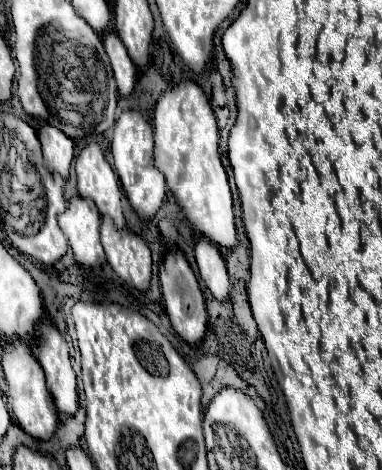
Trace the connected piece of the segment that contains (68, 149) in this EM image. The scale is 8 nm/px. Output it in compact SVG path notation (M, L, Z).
M42 125L38 139L42 143L46 167L52 173L60 173L64 179L68 179L70 163L72 163L72 157L74 157L72 139L66 137L60 129L56 129L52 125Z

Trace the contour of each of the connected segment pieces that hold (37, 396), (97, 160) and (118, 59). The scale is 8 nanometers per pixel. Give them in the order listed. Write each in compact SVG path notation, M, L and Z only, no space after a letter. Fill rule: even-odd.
M12 341L10 345L6 345L4 353L2 353L2 369L4 369L4 377L8 381L8 405L14 411L18 425L34 439L48 441L56 431L58 411L54 409L50 391L46 389L46 379L44 379L42 367L34 359L30 347L22 341Z
M88 143L76 157L74 169L78 177L78 195L92 199L98 211L114 221L116 229L124 229L120 185L110 163L104 159L100 145Z
M116 33L104 35L104 47L106 47L106 53L110 57L110 65L114 71L116 85L118 85L118 93L122 97L128 97L136 85L136 67L130 61L122 41L118 41Z

